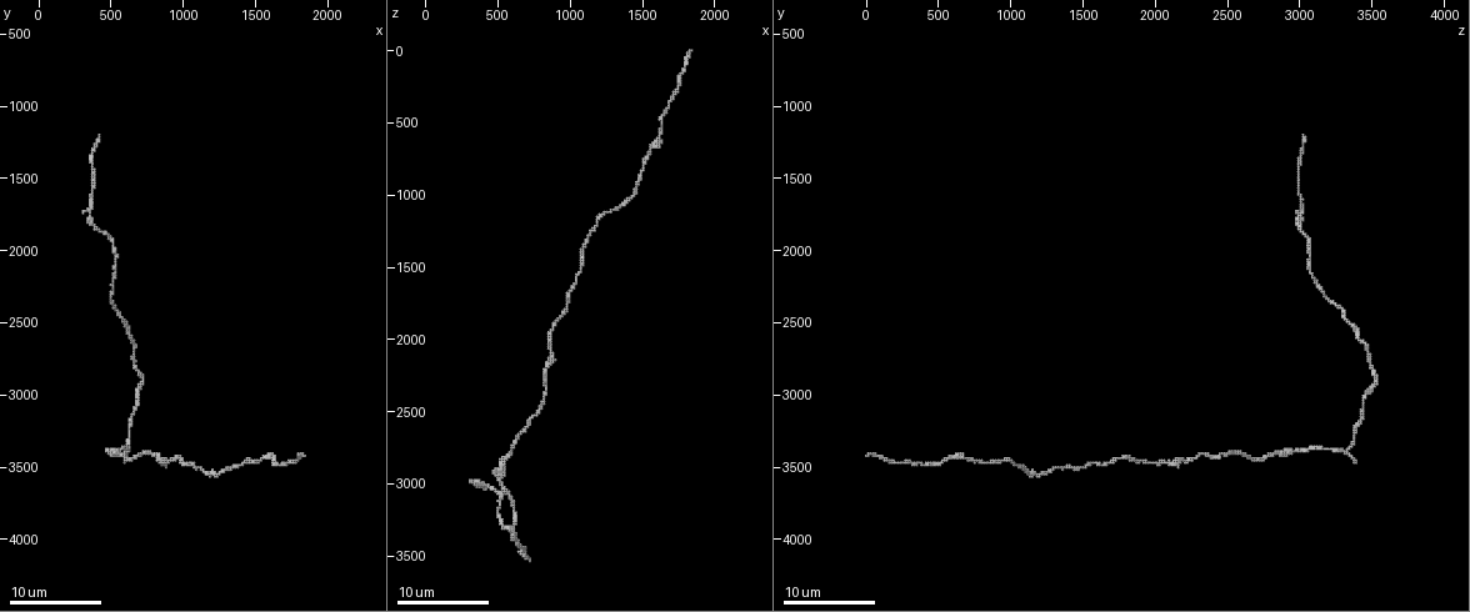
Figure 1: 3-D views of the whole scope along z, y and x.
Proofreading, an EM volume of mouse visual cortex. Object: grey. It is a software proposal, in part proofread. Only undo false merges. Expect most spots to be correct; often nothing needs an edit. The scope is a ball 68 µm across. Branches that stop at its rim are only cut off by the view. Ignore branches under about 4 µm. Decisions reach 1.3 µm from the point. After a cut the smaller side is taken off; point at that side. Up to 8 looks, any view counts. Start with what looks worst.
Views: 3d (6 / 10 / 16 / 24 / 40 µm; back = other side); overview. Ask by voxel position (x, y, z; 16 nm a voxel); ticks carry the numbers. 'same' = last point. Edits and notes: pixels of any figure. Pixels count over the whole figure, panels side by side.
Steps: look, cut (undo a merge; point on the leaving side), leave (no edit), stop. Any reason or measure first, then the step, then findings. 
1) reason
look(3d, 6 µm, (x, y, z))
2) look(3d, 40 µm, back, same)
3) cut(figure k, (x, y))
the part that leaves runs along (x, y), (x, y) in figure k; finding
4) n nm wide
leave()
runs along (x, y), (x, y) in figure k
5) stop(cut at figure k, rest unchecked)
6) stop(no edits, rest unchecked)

calibre changes
look(3d, 16 µm, (340, 1720, 3000))

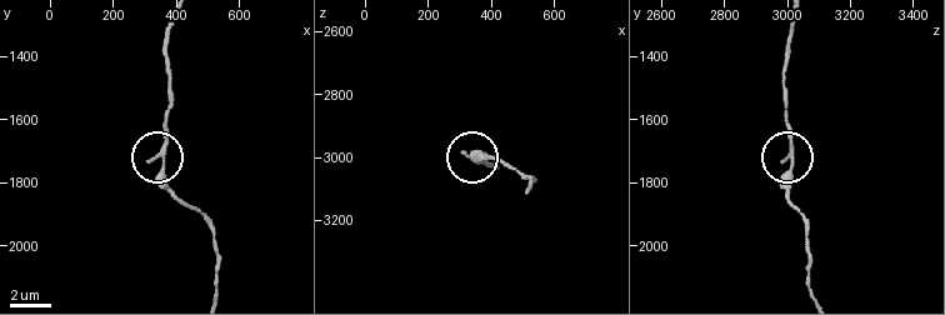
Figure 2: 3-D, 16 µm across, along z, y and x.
leave()
runs along (811, 290), (810, 225), (790, 195), (784, 90) in figure 2; all the same neuron

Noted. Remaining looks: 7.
sudden change in width
look(3d, 16 µm, (720, 2860, 3540))

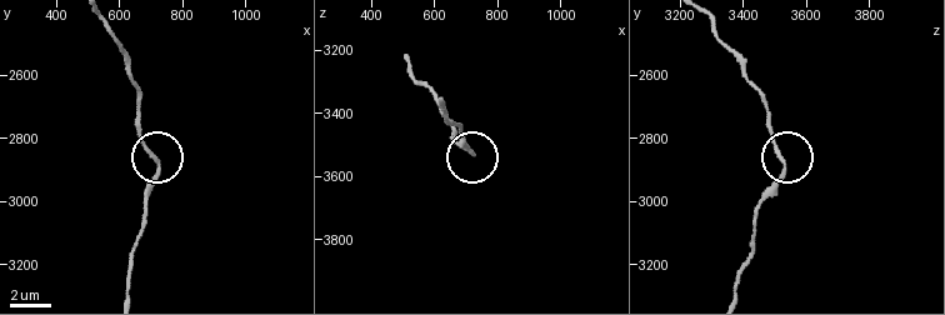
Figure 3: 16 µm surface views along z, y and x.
190 nm wide
leave()
runs along (735, 294), (759, 199), (783, 164), (768, 125) in figure 3; one neuron here

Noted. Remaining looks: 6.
calibre changes
look(3d, 6 µm, (540, 3380, 2940))

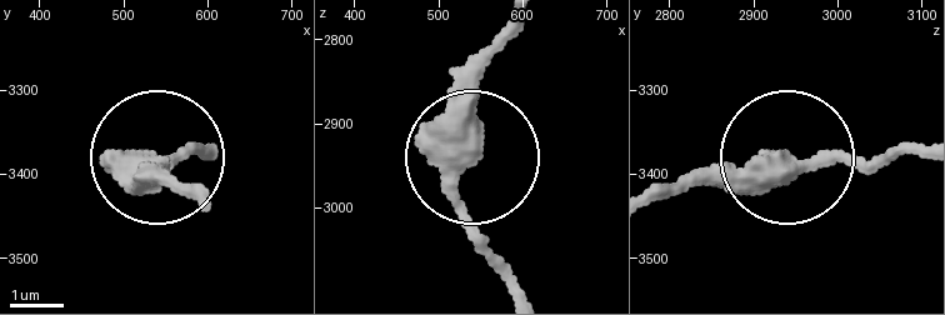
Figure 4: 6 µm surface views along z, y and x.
leave()
one neuron here

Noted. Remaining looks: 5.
thick turns thin
look(3d, 10 µm, (1640, 3440, 580))

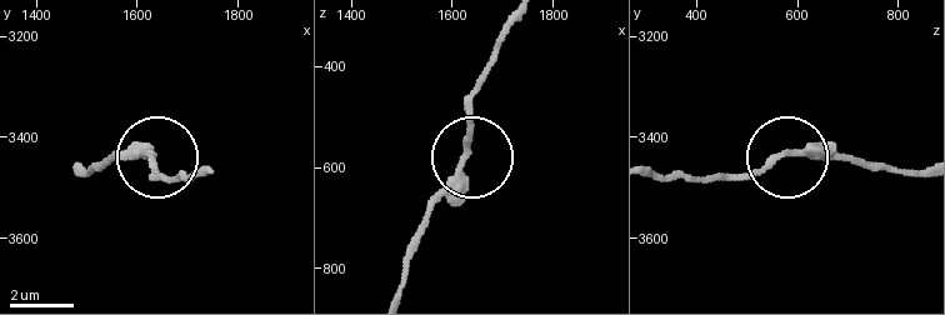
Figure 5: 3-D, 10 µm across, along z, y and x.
240 nm wide
leave()
runs along (923, 170), (776, 158), (715, 179) in figure 5; all the same neuron

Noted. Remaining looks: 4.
stop(no edits, rest unchecked)

